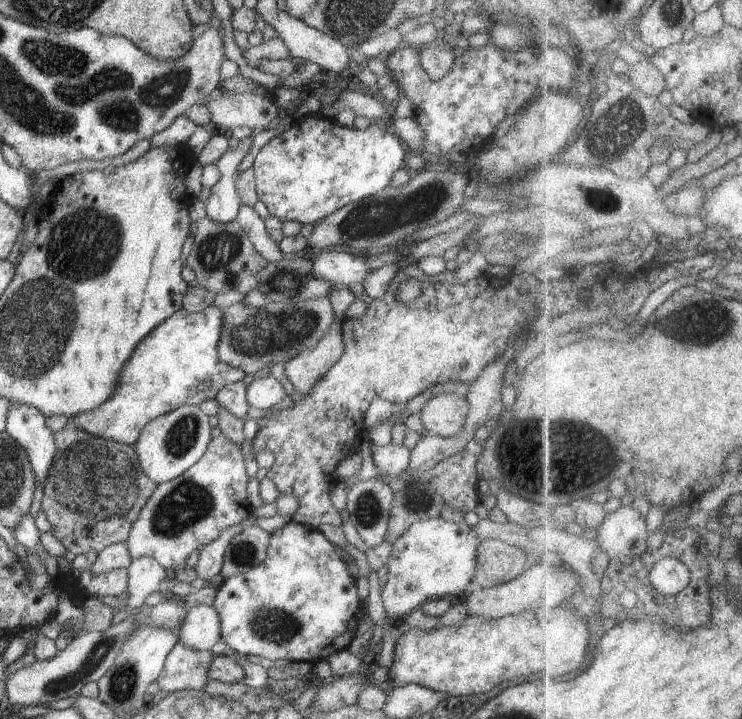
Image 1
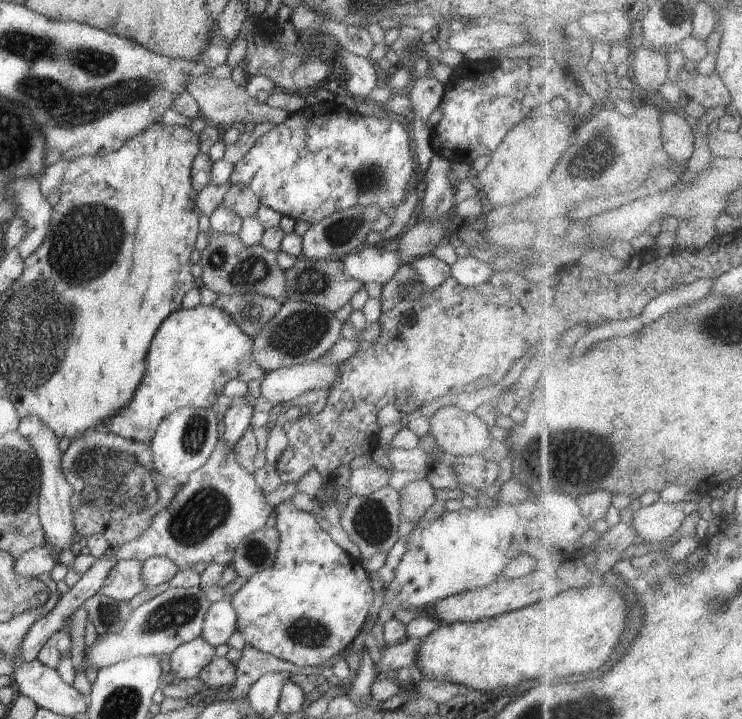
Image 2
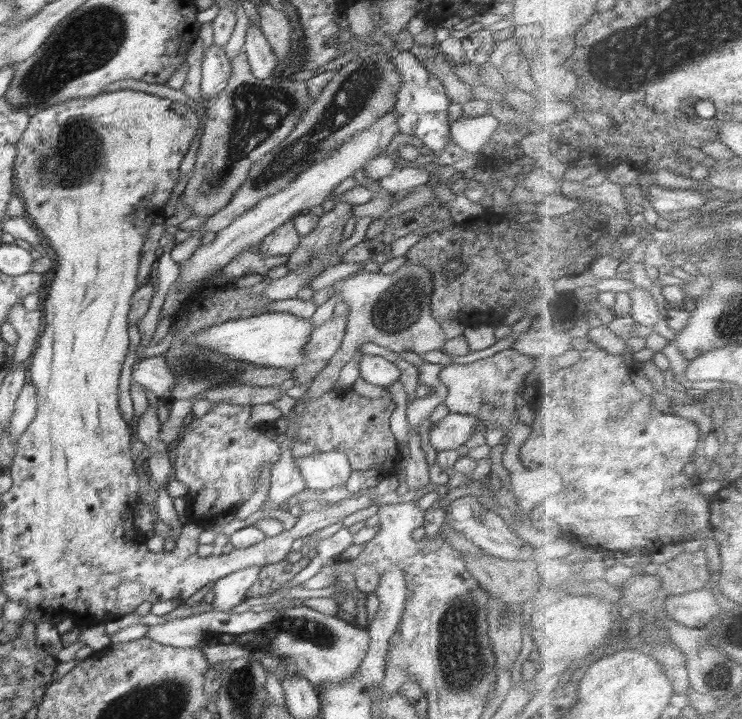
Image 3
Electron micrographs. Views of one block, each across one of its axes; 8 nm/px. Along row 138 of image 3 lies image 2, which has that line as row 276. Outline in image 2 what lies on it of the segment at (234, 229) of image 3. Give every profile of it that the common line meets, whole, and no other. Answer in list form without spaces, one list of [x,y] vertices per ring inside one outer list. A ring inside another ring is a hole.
[[[364,244],[341,262],[344,276],[360,280],[364,285],[372,282],[384,285],[406,260],[396,252],[385,251],[381,245]]]

